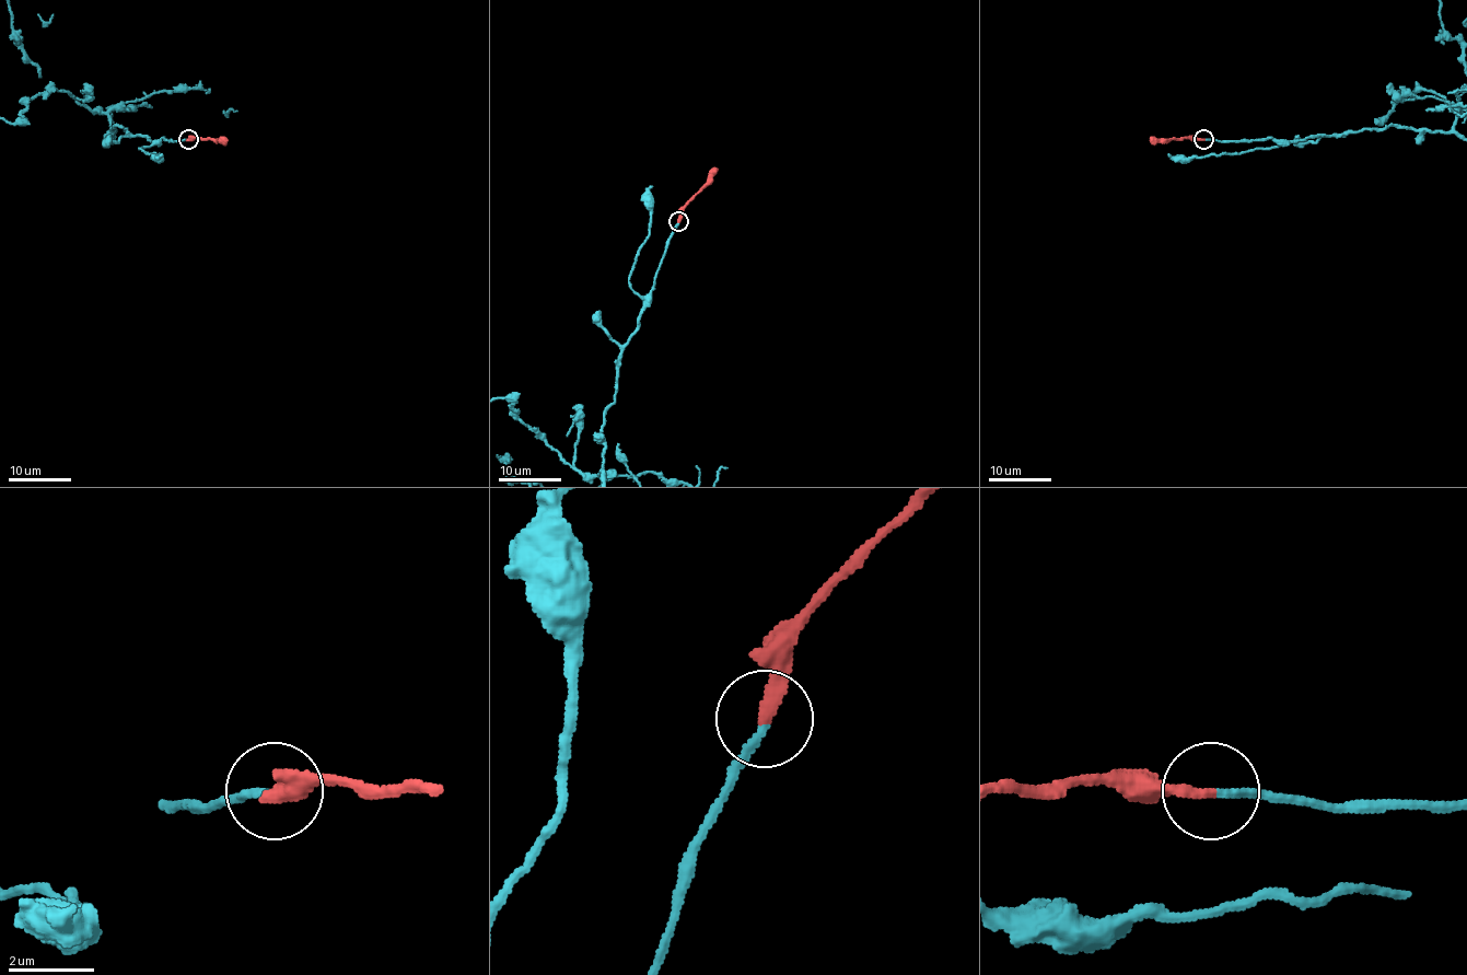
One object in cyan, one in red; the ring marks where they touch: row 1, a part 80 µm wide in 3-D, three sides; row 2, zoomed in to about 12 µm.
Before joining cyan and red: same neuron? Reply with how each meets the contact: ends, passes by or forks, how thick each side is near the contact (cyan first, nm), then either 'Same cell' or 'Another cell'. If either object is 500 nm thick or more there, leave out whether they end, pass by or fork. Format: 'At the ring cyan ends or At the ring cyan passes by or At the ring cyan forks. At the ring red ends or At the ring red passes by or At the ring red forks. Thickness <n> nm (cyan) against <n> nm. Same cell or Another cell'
At the ring cyan ends. At the ring red ends. Thickness 180 nm (cyan) against 280 nm. Same cell

